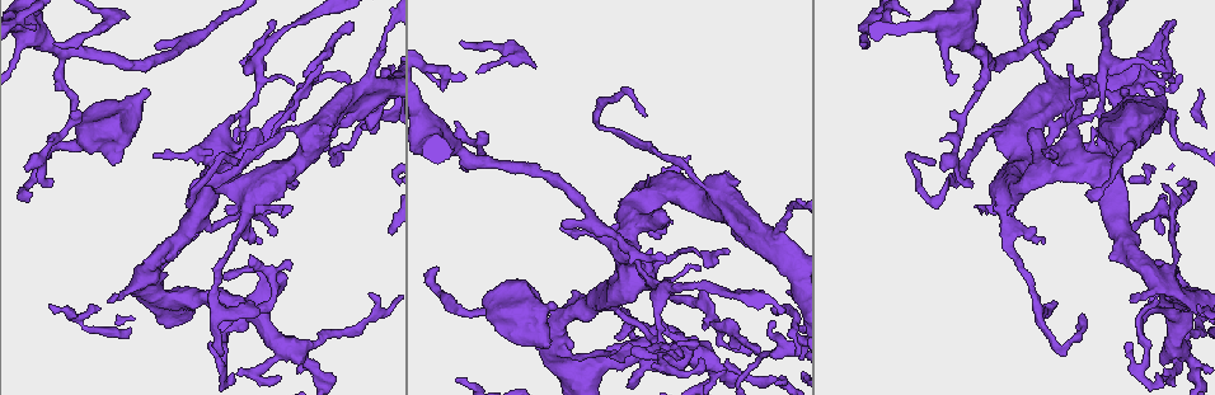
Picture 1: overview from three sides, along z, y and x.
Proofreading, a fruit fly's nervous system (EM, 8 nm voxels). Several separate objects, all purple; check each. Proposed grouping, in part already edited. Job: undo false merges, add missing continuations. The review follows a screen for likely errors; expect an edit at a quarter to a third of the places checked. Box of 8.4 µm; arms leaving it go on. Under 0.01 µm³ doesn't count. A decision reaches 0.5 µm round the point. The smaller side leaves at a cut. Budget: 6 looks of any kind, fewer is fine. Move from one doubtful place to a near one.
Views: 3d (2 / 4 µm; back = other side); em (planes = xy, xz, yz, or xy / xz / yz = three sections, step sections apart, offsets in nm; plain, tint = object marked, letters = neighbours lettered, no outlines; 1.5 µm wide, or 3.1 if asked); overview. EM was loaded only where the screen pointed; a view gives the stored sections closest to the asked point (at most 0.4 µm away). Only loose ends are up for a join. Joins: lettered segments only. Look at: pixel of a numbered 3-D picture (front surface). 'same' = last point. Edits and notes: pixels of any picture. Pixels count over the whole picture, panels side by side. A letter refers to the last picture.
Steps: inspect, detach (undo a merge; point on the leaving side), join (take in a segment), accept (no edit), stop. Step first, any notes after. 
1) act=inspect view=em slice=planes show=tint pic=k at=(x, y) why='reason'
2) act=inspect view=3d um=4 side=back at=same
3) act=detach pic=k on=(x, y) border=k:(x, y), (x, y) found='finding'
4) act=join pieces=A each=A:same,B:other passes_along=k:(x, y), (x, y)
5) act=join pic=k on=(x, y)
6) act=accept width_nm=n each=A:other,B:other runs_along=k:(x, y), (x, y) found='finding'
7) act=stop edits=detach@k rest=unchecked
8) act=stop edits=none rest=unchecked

act=inspect view=3d um=4 pic=1 at=(1007, 224) why='calibre changes'

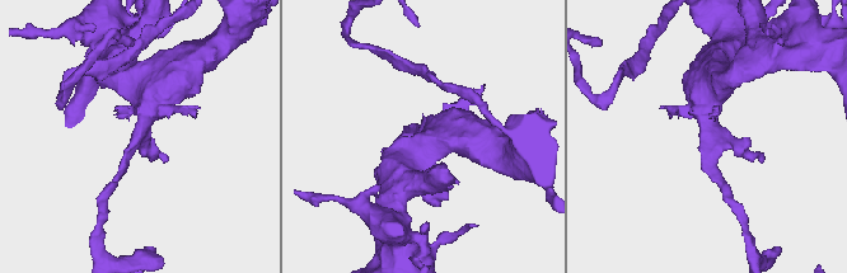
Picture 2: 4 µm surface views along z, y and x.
act=inspect view=em slice=planes show=letters pic=2 at=(707, 132)

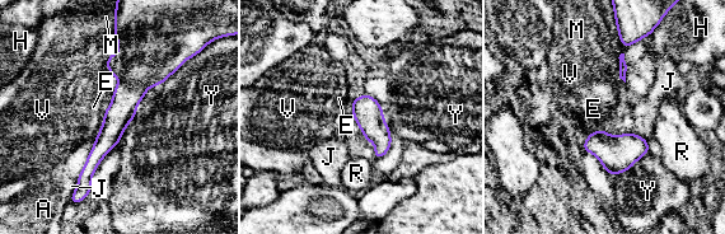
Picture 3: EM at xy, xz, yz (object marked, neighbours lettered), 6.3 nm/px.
act=accept width_nm=30 each=A:other,E:other,H:other,J:other,M:other,R:other,V:other,Y:other border=3:(104, 112), (102, 126), (96, 137) found='continuous, no second neuron'

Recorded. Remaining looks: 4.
act=inspect view=em slice=planes show=letters pic=1 at=(969, 178) why='tapers out'

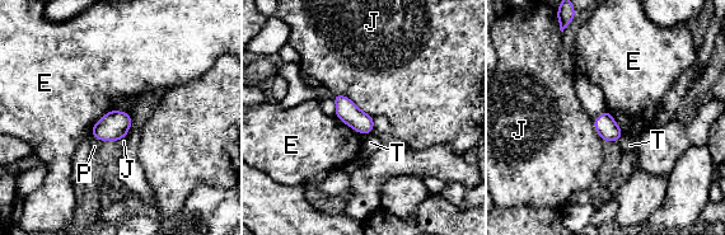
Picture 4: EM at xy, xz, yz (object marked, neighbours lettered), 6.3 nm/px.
act=accept width_nm=140 each=E:other,J:other,P:other,T:other border=4:(335, 116), (361, 134) found='no lettered segment goes on from it'

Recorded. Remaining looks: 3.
act=inspect view=3d um=4 pic=1 at=(1164, 98) why='an open end'

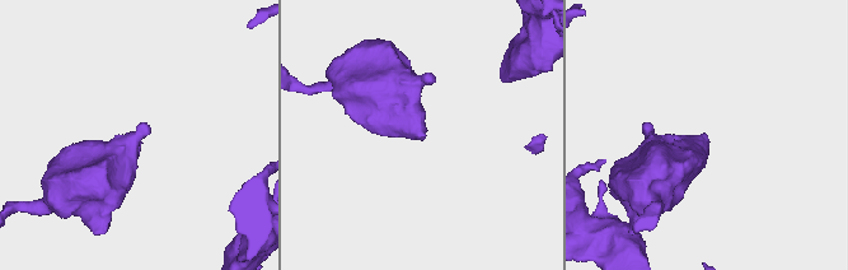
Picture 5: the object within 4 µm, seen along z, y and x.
act=inspect view=em slice=planes show=letters pic=5 at=(423, 136) why='need the tissue'

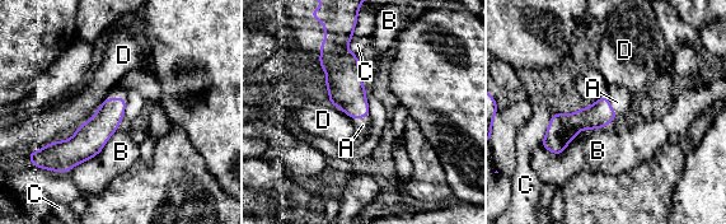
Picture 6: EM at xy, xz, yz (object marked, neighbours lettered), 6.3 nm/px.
act=join pic=6 on=(362, 125) longest_contact=B:420nm each=A:same,B:other,C:other,D:other passes_along=6:(345, 87), (359, 117), (362, 125) found='it goes on there'

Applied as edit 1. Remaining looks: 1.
act=stop edits=join@6 rest=unchecked

